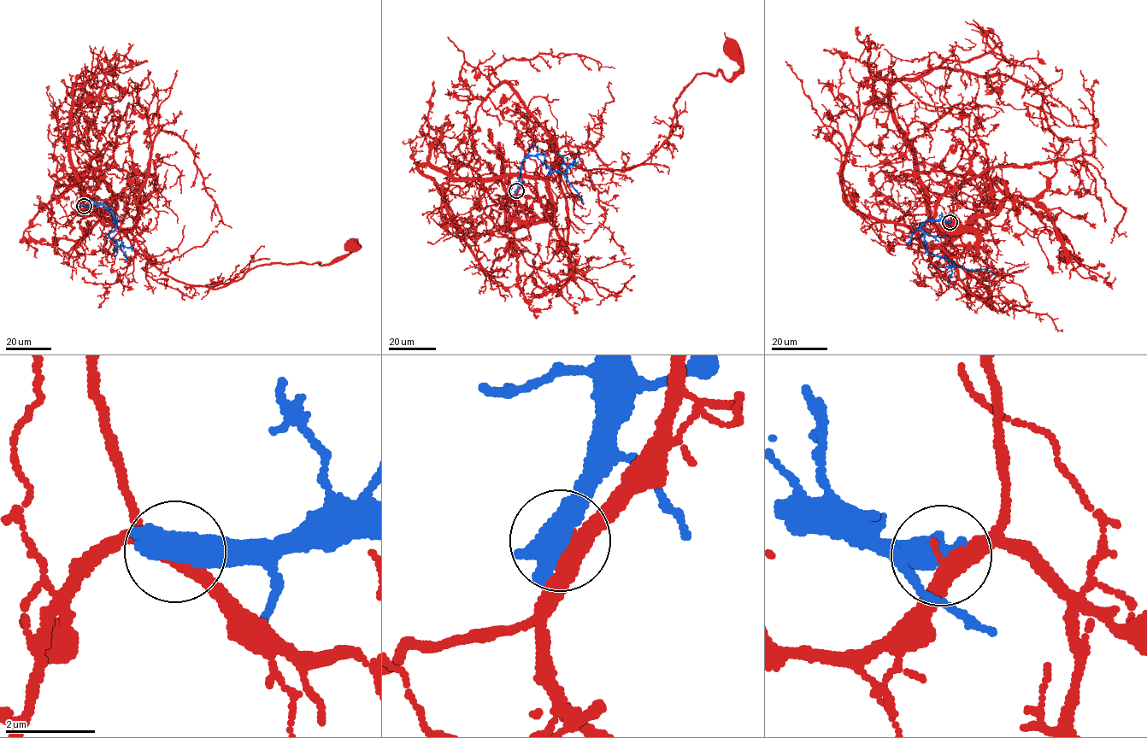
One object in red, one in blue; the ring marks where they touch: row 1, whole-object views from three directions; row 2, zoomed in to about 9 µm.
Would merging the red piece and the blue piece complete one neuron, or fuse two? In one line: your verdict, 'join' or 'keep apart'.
keep apart

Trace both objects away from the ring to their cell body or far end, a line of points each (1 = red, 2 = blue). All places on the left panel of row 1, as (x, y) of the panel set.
1: (84, 206), (124, 232), (137, 252), (187, 284), (220, 288), (273, 263), (329, 265), (352, 245)
2: (84, 206), (103, 204), (115, 218), (116, 227), (108, 234), (114, 241), (117, 253), (114, 256)

